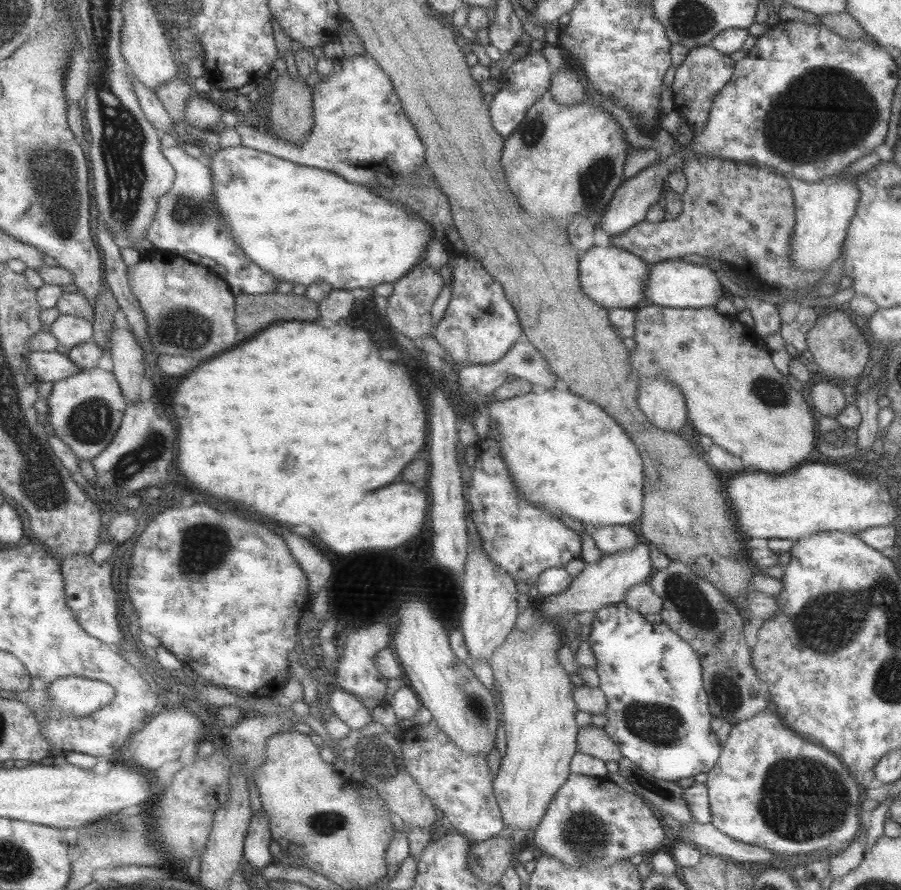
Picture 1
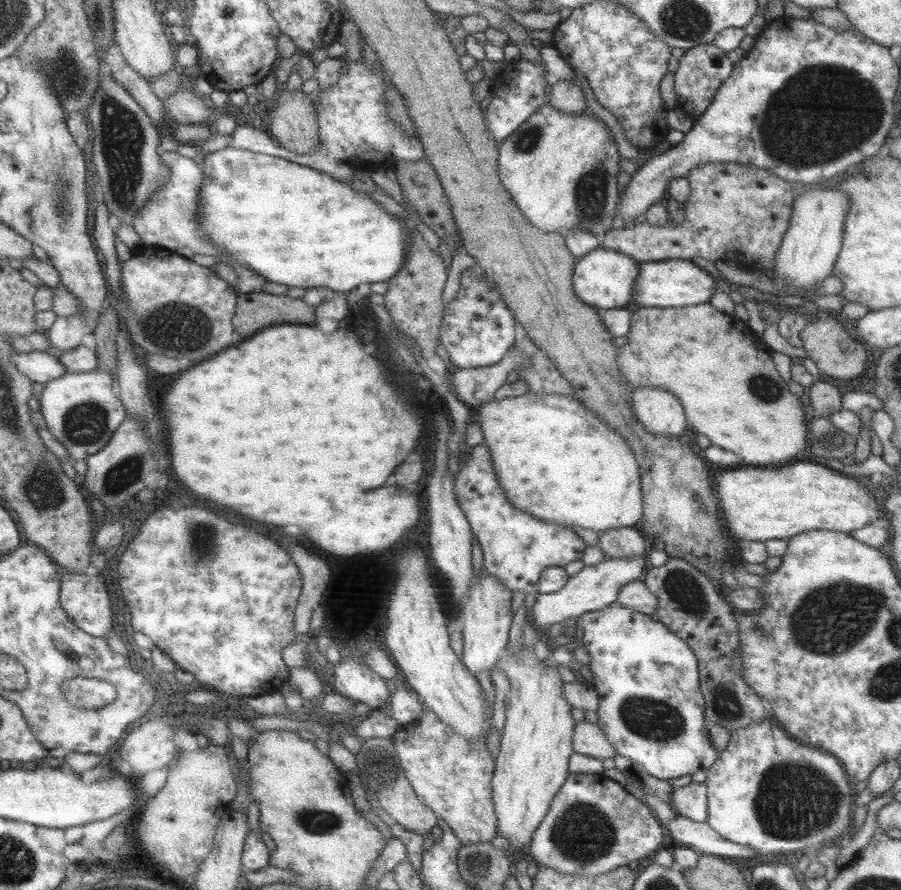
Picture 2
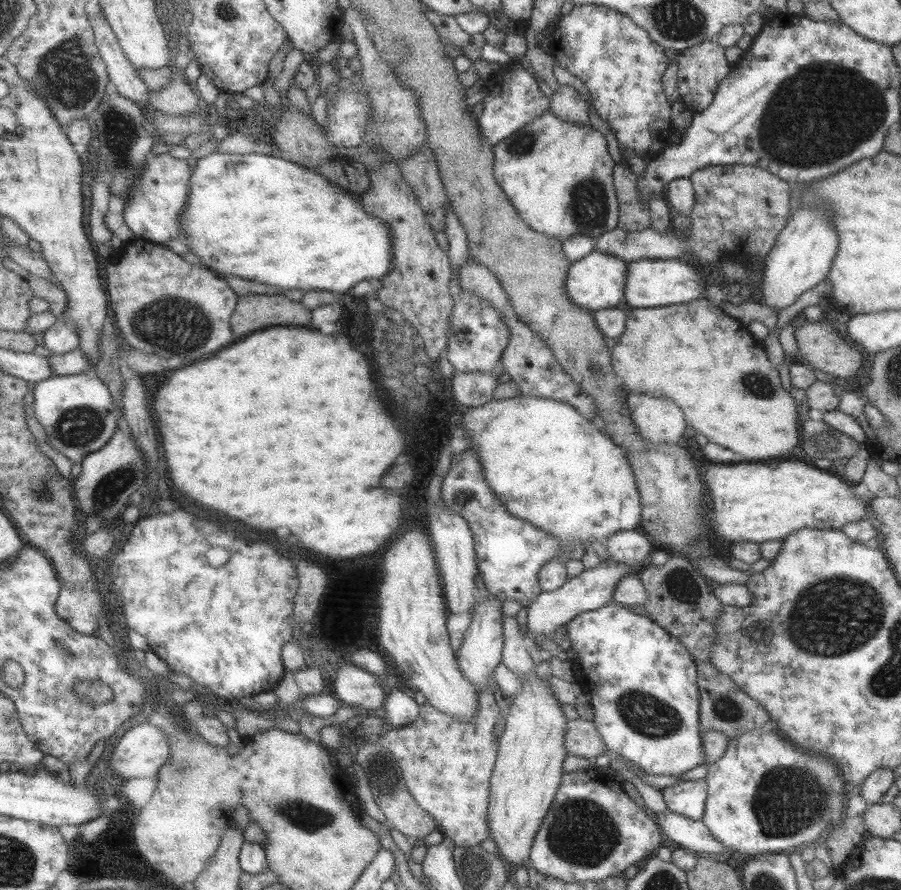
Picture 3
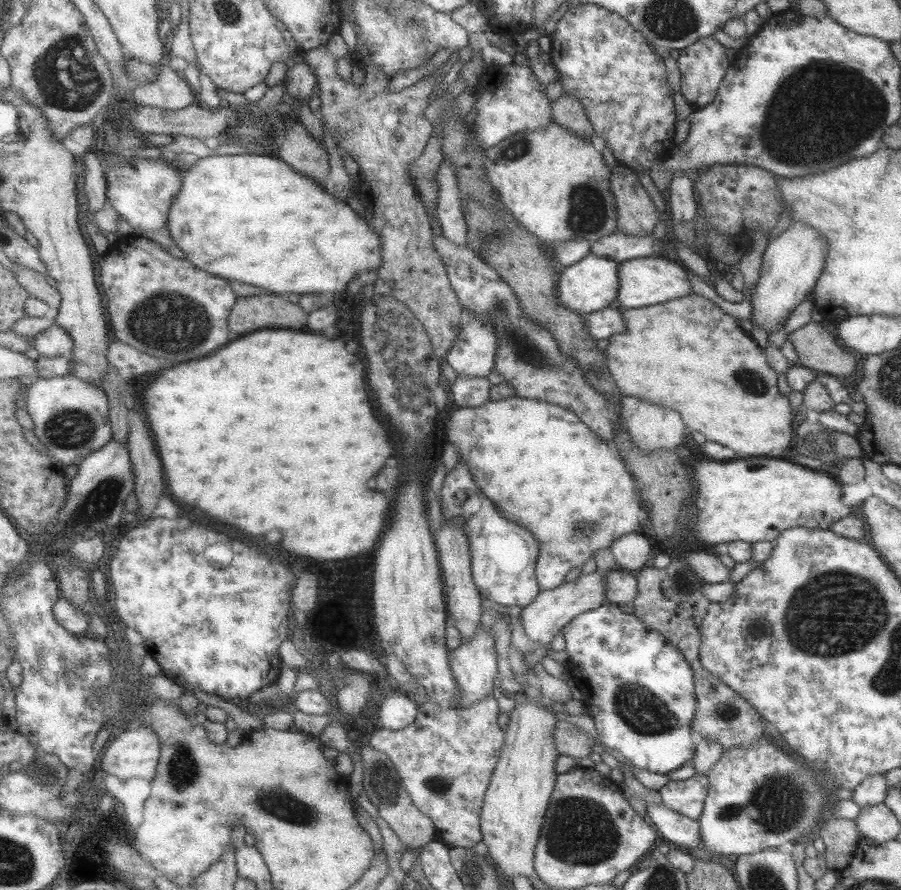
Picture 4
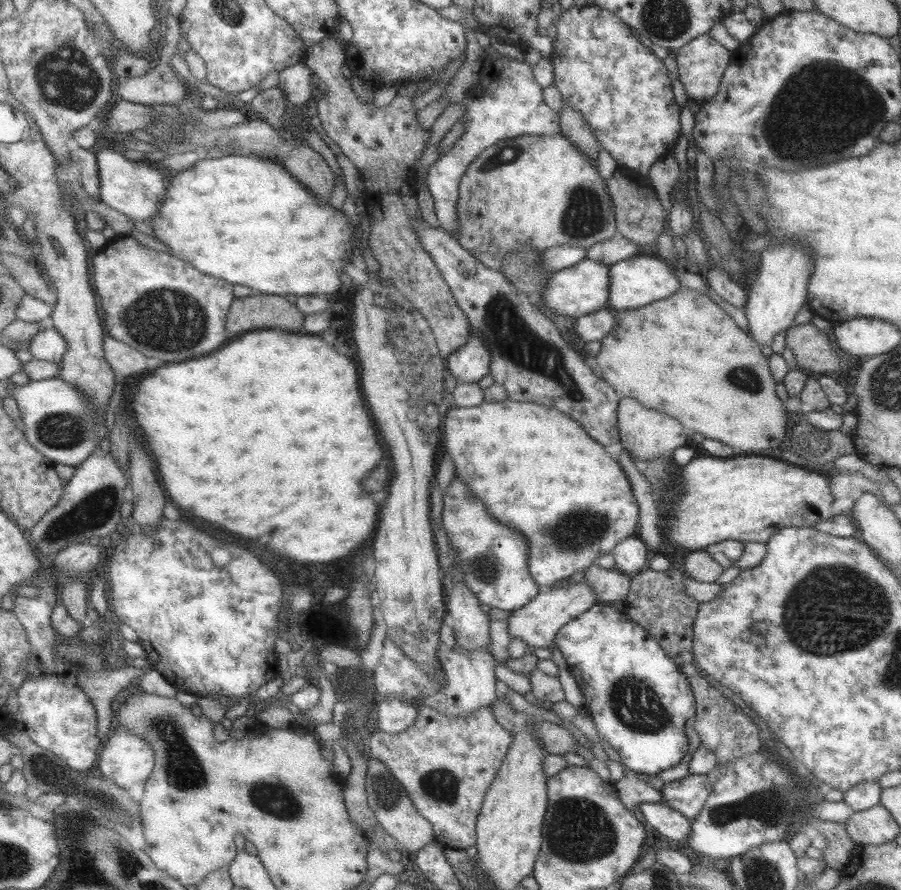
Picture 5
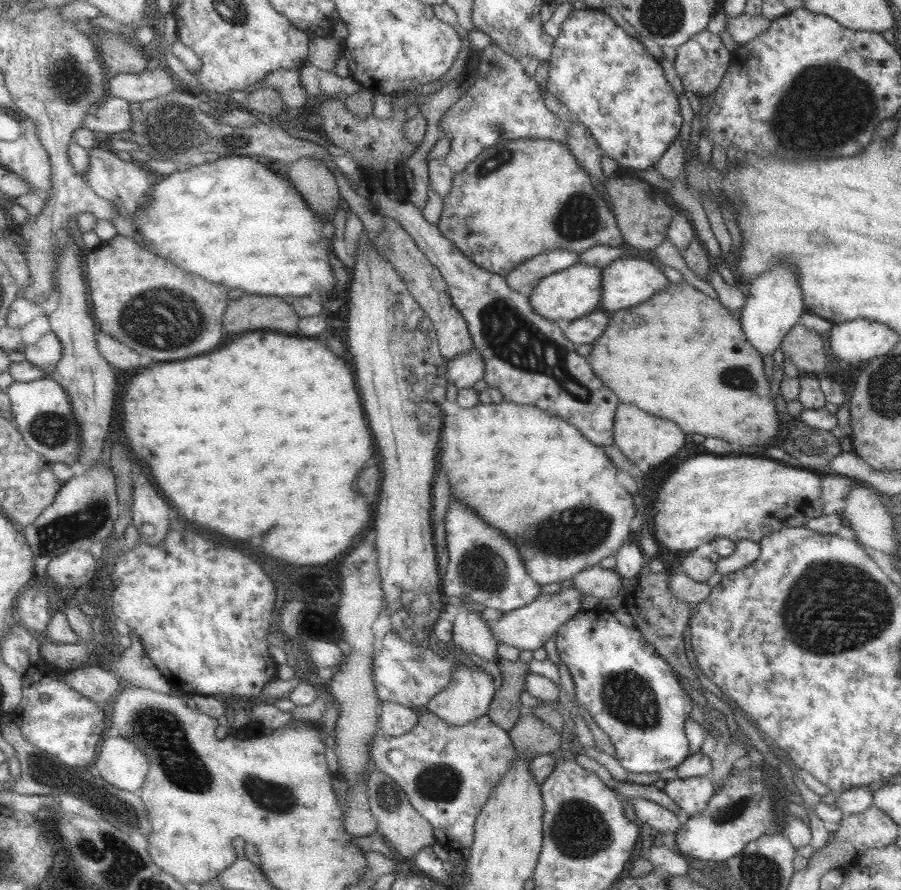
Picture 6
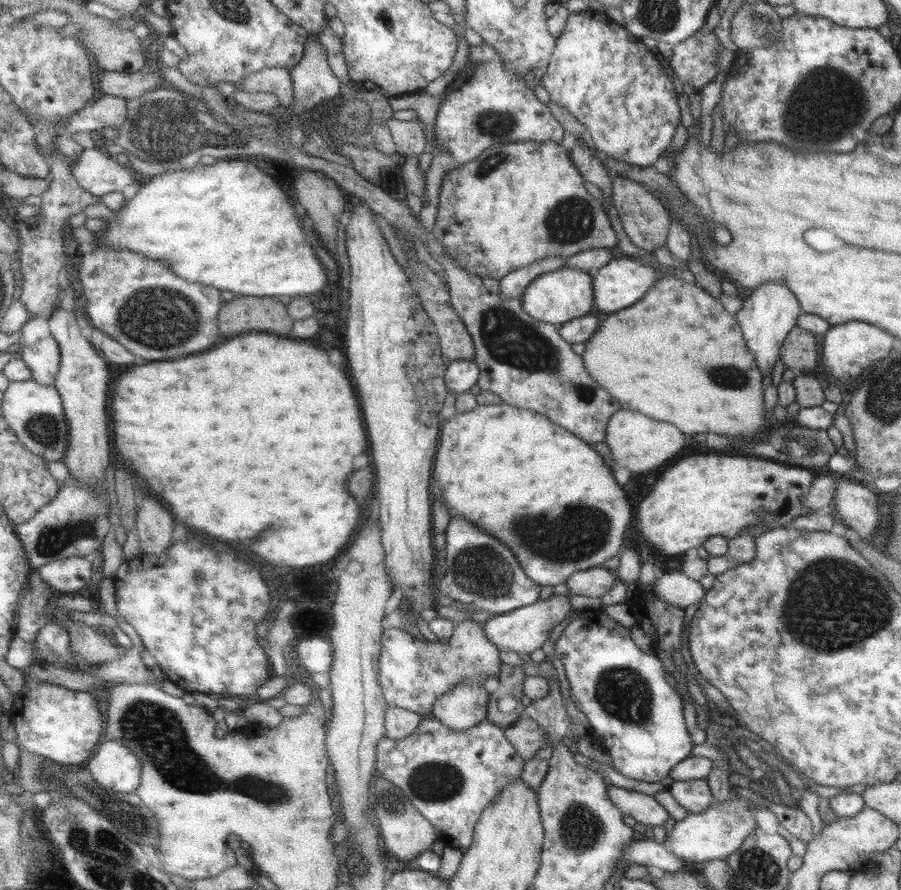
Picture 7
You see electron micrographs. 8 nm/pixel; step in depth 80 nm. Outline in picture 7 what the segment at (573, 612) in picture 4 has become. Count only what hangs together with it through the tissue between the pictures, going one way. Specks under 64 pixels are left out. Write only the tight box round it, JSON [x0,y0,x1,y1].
[484,594,573,654]

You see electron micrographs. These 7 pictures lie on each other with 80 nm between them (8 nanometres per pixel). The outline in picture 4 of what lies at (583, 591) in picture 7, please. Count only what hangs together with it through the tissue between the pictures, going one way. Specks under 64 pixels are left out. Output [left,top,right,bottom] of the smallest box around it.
[603,570,637,606]

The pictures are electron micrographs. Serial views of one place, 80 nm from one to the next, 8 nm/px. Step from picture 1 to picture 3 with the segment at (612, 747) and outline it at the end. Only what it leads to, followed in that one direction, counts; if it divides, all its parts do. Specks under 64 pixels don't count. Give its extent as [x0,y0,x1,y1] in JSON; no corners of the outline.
[563,719,605,758]

